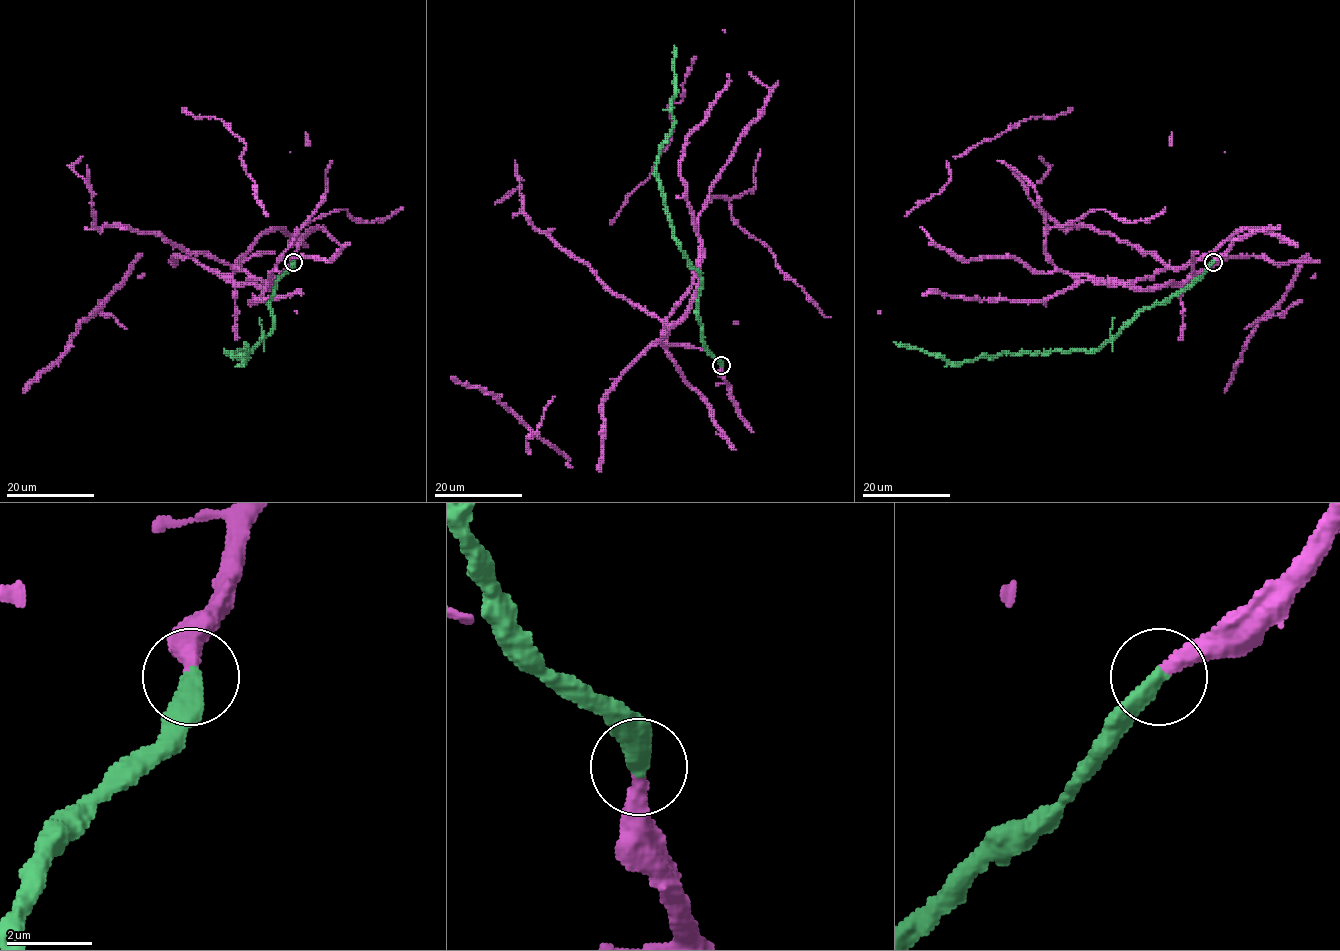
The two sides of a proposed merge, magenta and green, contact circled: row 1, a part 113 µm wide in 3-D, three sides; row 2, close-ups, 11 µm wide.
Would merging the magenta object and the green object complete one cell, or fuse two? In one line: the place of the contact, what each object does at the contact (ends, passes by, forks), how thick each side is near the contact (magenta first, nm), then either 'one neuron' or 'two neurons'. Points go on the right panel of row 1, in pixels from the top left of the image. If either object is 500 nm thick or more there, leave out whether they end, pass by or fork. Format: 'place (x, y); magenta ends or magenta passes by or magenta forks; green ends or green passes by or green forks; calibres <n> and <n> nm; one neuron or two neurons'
place (1213, 262); magenta ends; green ends; calibres 360 and 440 nm; one neuron

